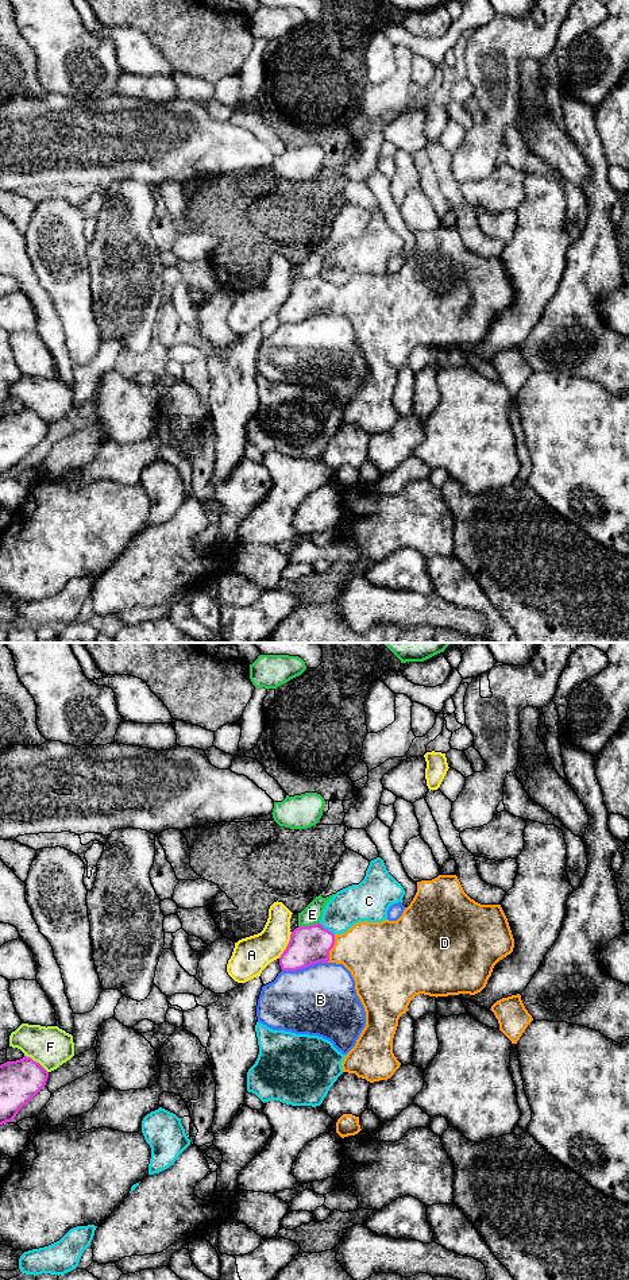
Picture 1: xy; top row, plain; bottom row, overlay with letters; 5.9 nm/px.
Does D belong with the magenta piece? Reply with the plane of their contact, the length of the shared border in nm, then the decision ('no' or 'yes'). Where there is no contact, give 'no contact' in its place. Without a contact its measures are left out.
xy | 180 nm | yes

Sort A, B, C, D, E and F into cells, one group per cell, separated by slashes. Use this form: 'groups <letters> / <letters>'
groups A / B / C / D / E / F

